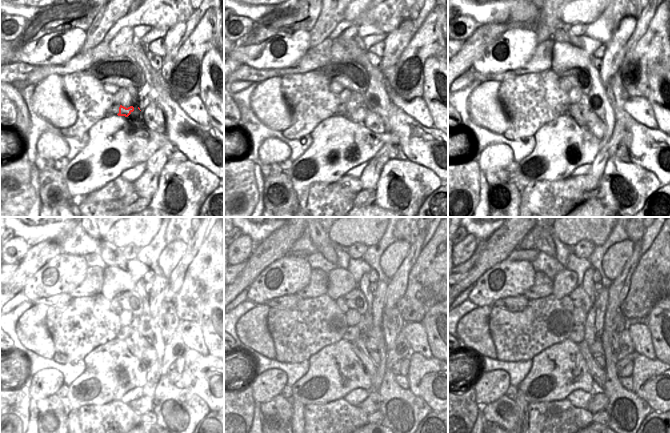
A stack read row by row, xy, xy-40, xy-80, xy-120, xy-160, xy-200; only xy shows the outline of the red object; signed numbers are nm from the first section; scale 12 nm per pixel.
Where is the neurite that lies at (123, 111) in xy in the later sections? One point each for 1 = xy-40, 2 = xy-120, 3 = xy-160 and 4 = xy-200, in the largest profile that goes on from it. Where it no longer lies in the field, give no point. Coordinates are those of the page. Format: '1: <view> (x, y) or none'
1: xy-40 (359, 115)
2: xy-120 (137, 344)
3: xy-160 (360, 345)
4: xy-200 (598, 374)

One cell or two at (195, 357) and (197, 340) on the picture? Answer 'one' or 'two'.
two

